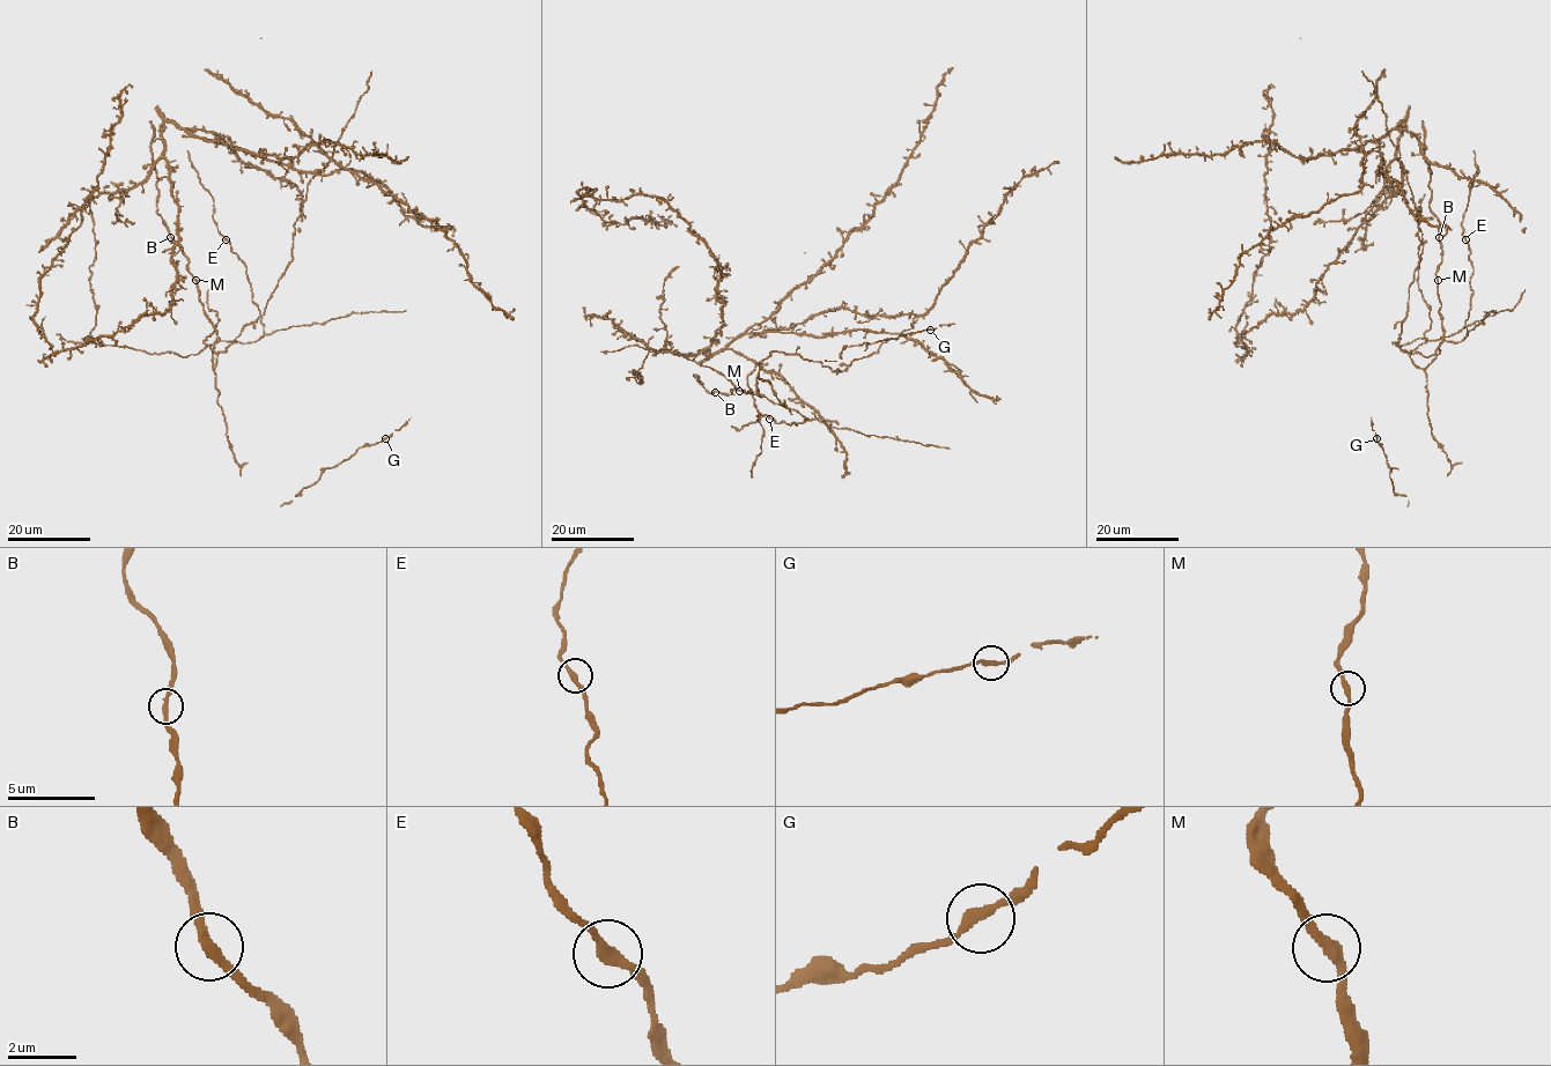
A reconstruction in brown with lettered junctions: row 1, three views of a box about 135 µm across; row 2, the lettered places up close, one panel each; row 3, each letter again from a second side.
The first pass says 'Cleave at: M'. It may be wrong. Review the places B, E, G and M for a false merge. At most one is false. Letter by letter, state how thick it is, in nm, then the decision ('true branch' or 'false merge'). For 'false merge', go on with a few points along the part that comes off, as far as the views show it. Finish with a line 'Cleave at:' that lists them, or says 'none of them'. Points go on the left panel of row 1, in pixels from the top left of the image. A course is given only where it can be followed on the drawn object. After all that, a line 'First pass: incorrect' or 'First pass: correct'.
B: 280 nm | true branch
E: 280 nm | true branch
G: 280 nm | true branch
M: 280 nm | true branch
Cleave at: none of them
First pass: incorrect

